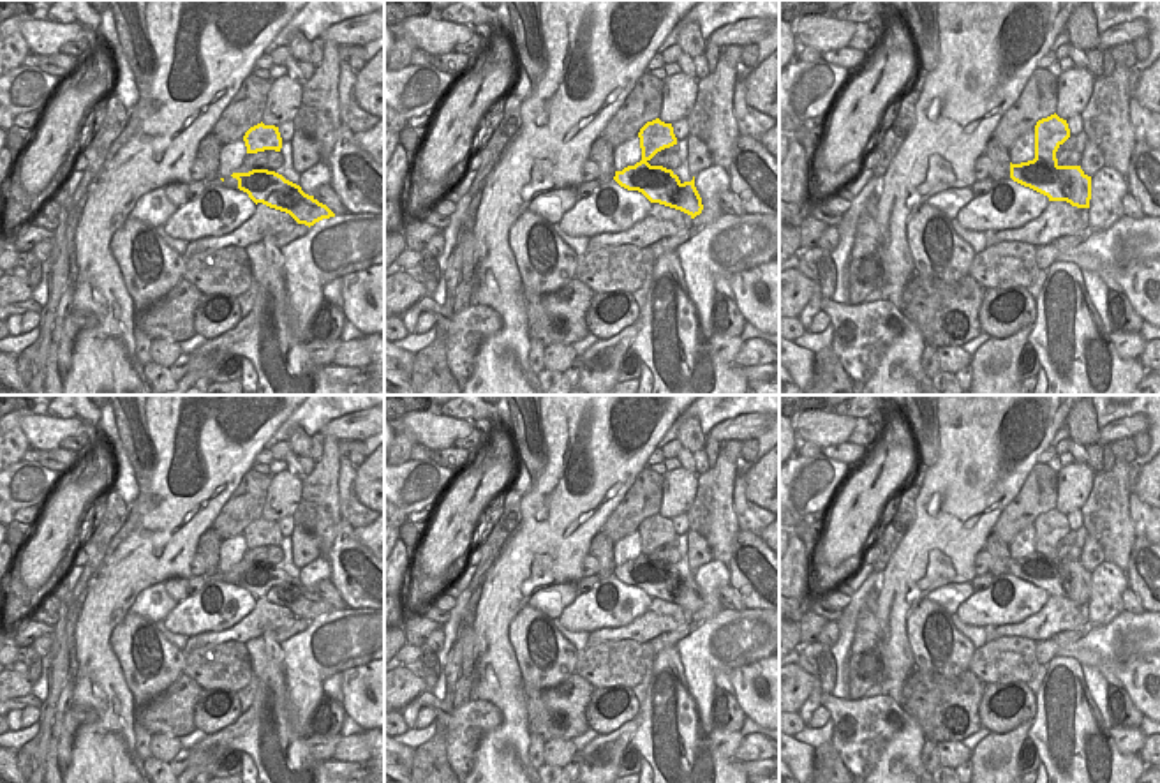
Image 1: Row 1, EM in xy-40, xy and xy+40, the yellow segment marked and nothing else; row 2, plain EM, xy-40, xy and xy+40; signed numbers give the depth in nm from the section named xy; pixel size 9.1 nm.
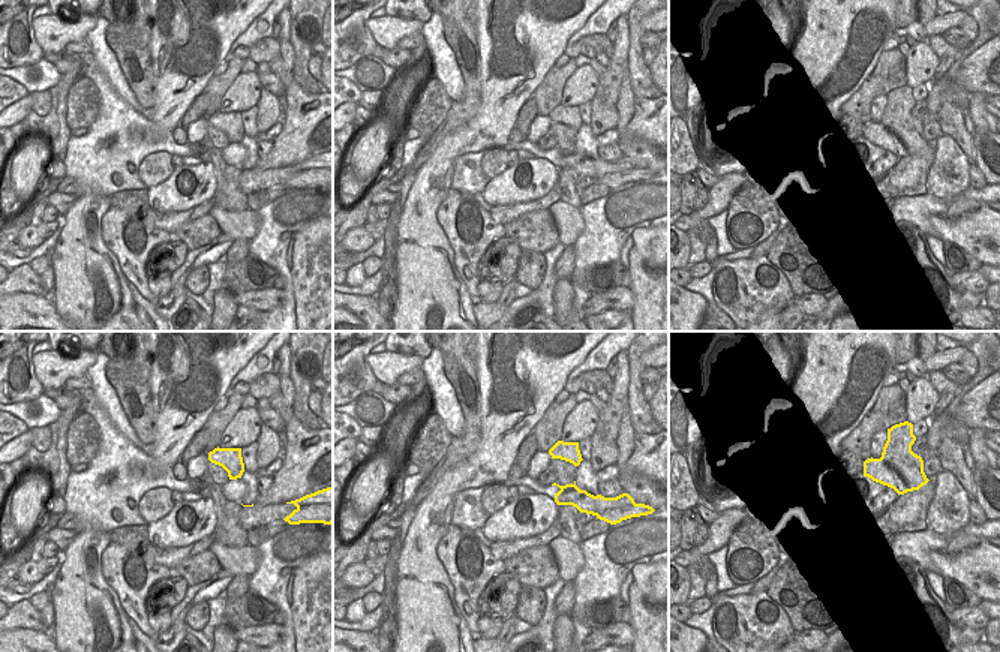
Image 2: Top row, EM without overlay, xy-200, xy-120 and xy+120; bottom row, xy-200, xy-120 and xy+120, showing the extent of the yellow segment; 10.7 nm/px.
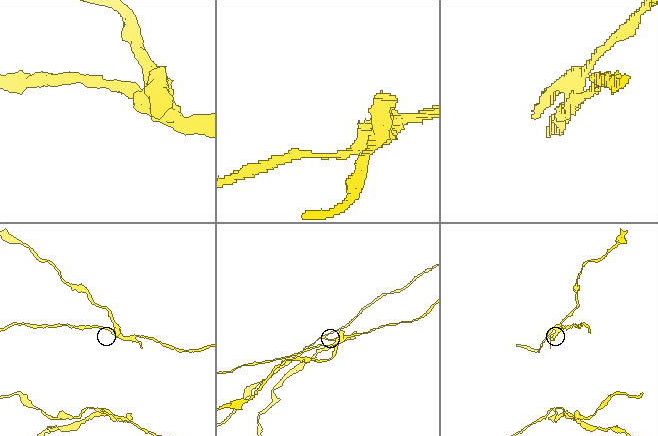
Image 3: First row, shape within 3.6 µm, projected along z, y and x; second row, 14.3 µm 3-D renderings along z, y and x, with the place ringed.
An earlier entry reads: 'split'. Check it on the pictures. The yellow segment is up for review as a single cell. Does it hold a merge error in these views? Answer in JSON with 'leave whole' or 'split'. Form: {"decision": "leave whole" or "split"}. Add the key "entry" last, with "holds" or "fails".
{"decision": "split", "entry": "holds"}

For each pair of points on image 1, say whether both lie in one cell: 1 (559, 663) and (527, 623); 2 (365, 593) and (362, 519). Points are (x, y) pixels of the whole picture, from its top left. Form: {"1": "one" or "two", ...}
{"1": "one", "2": "two"}

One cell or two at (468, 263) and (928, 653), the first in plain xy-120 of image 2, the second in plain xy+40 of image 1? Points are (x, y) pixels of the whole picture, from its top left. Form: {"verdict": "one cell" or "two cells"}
{"verdict": "one cell"}

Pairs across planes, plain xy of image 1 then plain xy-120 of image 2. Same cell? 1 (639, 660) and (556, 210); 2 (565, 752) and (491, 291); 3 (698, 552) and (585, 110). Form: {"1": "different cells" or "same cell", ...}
{"1": "different cells", "2": "same cell", "3": "different cells"}

